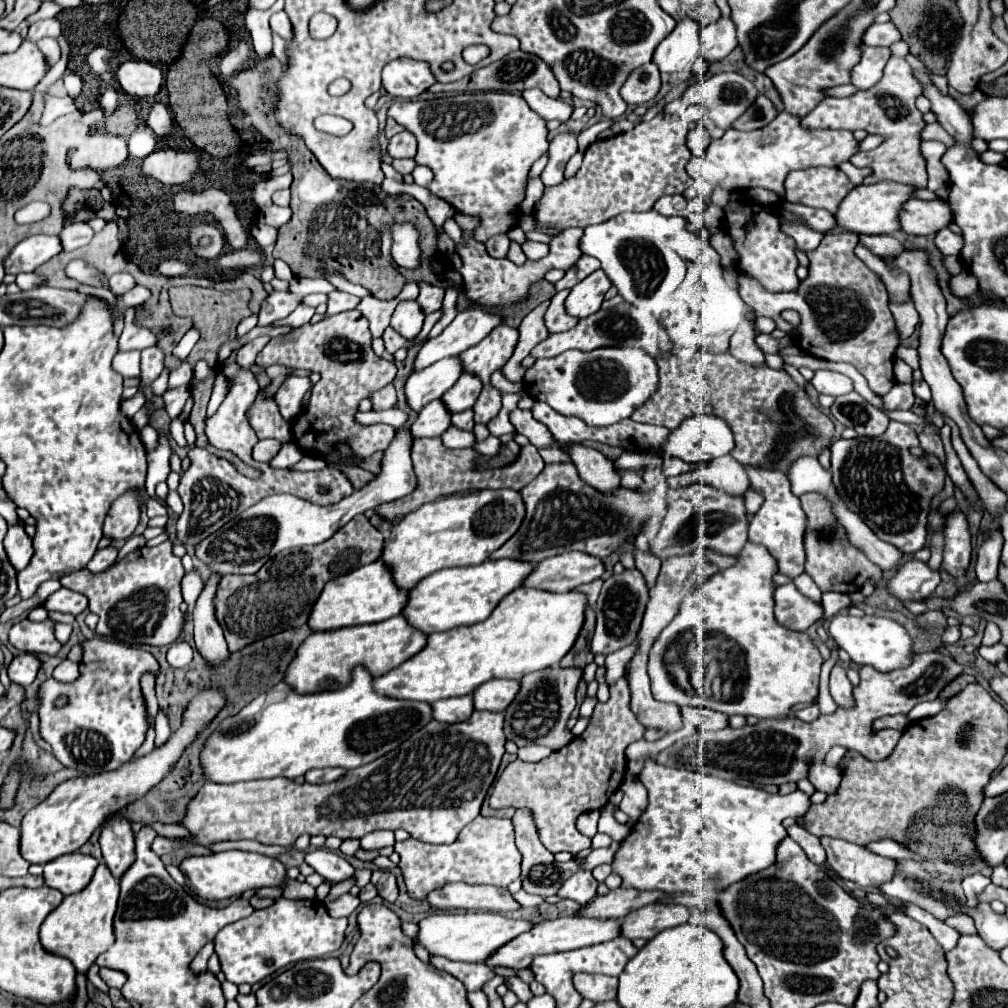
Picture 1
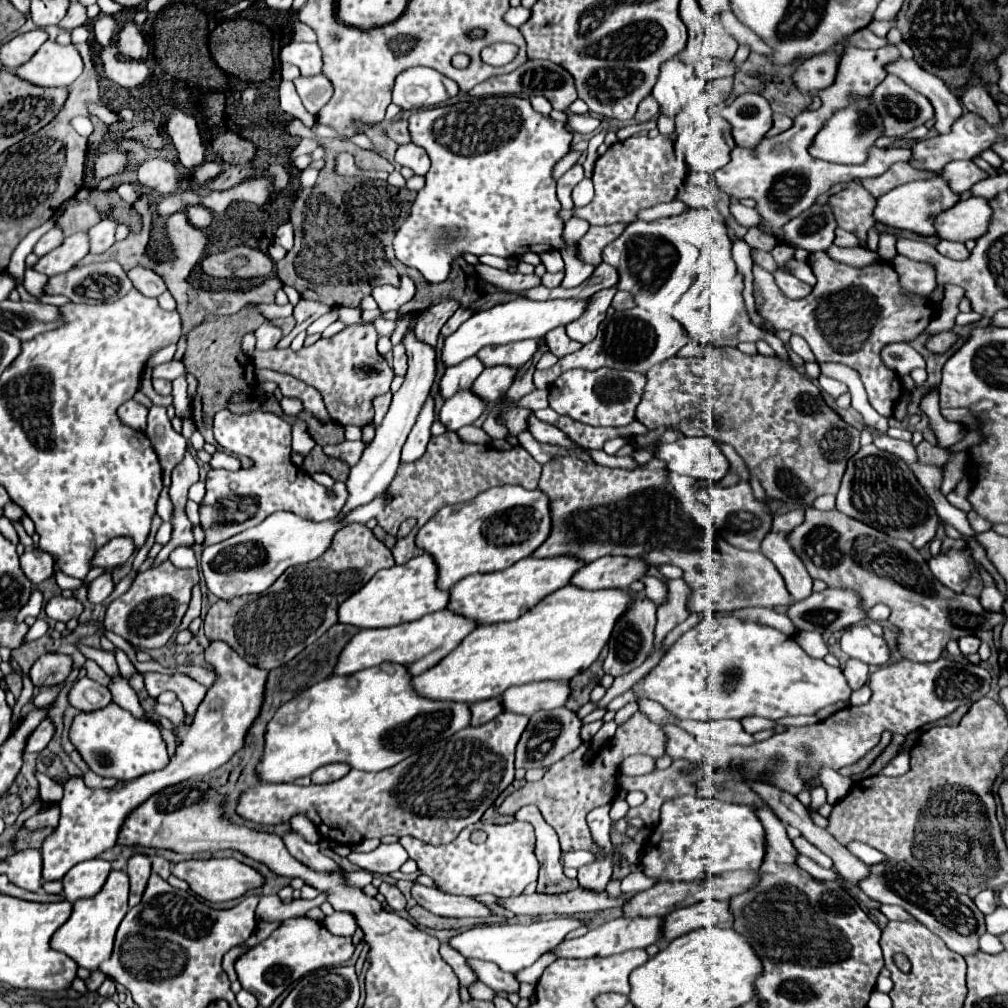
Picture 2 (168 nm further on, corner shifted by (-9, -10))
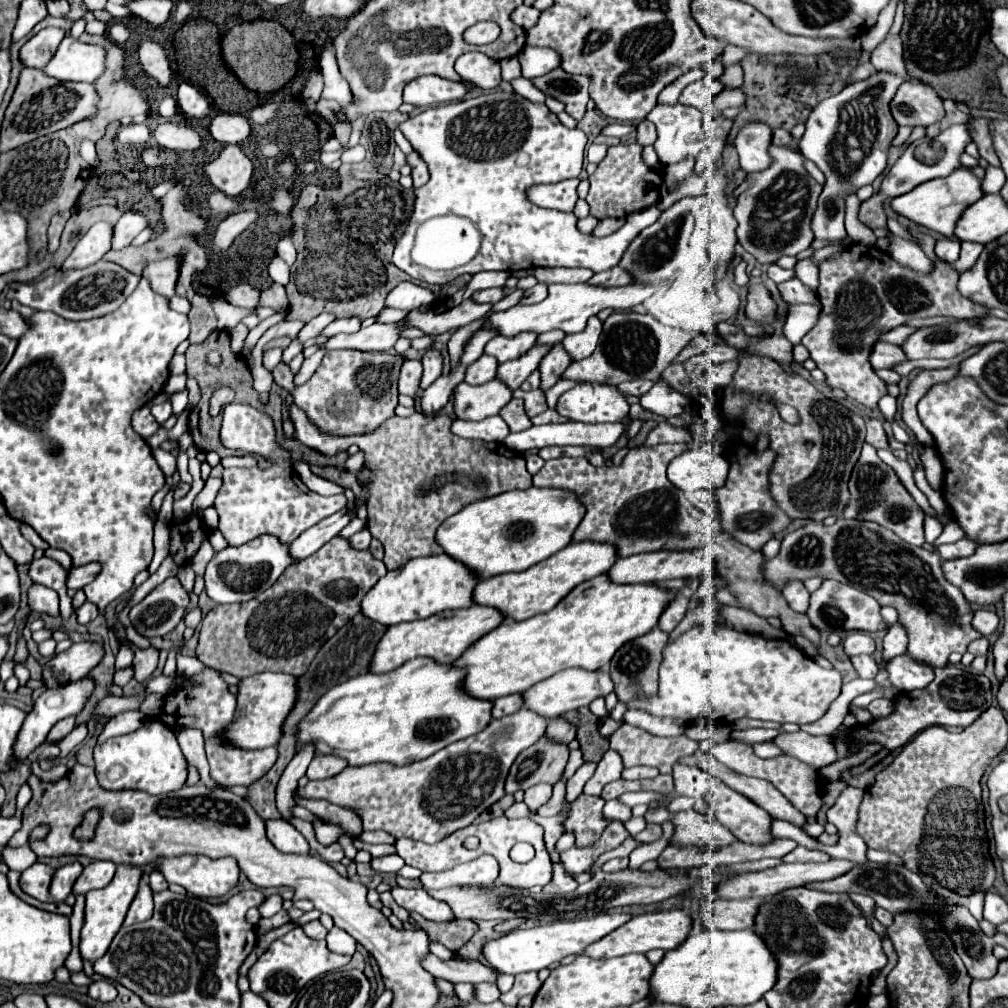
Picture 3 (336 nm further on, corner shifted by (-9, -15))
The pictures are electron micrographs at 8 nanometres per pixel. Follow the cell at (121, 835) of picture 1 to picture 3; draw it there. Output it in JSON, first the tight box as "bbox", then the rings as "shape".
{"bbox":[123,880,153,926],"shape":[[[141,880],[139,892],[129,906],[129,912],[127,912],[127,918],[125,918],[123,926],[145,922],[145,920],[151,918],[151,914],[153,914],[153,892],[151,892],[147,880]]]}

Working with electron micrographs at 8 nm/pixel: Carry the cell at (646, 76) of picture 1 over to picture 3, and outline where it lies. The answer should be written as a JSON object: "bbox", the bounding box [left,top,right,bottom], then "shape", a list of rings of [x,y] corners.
{"bbox":[635,120,657,146],"shape":[[[649,120],[639,122],[639,126],[637,126],[637,136],[635,136],[637,144],[639,144],[639,146],[651,146],[651,144],[655,142],[655,138],[657,138],[655,126],[653,126]]]}

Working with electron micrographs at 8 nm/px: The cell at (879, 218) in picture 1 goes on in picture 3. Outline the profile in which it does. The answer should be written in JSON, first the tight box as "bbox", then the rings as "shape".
{"bbox":[893,166,983,238],"shape":[[[959,166],[959,170],[955,170],[951,176],[923,182],[921,186],[913,188],[911,192],[907,192],[899,198],[893,198],[893,210],[897,214],[901,214],[901,216],[929,228],[929,230],[935,230],[935,232],[951,238],[953,230],[955,230],[955,224],[961,218],[963,210],[967,206],[971,206],[975,200],[979,200],[981,196],[983,196],[981,180],[971,172],[971,168]]]}

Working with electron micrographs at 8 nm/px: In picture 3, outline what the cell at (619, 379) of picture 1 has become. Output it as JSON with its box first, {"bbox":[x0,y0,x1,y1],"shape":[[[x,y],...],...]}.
{"bbox":[557,382,629,424],"shape":[[[585,382],[565,392],[557,402],[557,410],[569,420],[599,424],[621,422],[629,414],[629,404],[615,386]]]}

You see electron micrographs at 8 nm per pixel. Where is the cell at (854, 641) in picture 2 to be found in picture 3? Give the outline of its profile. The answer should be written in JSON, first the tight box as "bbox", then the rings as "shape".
{"bbox":[843,632,875,656],"shape":[[[849,632],[847,638],[843,640],[845,646],[845,654],[851,656],[859,656],[859,654],[873,654],[875,652],[875,640],[867,634],[867,632]]]}

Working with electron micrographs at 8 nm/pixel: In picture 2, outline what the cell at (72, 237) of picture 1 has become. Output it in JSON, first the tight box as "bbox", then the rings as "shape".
{"bbox":[87,219,117,253],"shape":[[[101,219],[97,225],[93,225],[87,235],[91,243],[91,253],[105,253],[115,243],[115,227],[117,223],[111,219]]]}

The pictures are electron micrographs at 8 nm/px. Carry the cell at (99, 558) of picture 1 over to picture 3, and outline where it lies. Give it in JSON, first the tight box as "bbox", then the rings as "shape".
{"bbox":[75,602,99,626],"shape":[[[85,602],[85,604],[83,604],[83,606],[81,606],[81,608],[79,608],[75,614],[77,614],[77,622],[85,626],[85,624],[89,624],[91,620],[95,620],[95,618],[97,618],[99,610],[97,610],[97,606],[95,606],[95,604]]]}

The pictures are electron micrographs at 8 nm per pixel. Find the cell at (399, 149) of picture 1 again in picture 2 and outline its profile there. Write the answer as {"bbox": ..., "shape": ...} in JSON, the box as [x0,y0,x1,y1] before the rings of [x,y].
{"bbox":[395,143,429,175],"shape":[[[415,143],[401,145],[395,153],[395,161],[401,167],[409,167],[415,175],[425,175],[429,171],[429,155],[425,153],[423,147],[419,147]]]}

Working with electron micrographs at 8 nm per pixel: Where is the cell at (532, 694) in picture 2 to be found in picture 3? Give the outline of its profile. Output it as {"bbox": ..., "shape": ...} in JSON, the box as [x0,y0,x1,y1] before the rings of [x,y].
{"bbox":[523,668,613,718],"shape":[[[567,668],[567,670],[543,680],[543,682],[535,684],[533,688],[529,688],[523,694],[523,698],[525,698],[525,708],[529,708],[529,710],[533,710],[545,718],[557,718],[569,710],[589,706],[595,698],[607,696],[611,690],[613,690],[613,680],[611,680],[607,670],[587,672],[583,668]]]}

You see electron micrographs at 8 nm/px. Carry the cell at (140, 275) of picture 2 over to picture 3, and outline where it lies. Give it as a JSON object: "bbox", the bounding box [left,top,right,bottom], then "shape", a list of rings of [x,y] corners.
{"bbox":[143,250,185,298],"shape":[[[185,250],[171,258],[163,258],[163,260],[147,264],[143,270],[143,278],[147,278],[151,282],[151,288],[155,292],[159,292],[167,298],[175,296],[175,286],[179,280],[179,268],[183,264],[183,256],[185,256]]]}

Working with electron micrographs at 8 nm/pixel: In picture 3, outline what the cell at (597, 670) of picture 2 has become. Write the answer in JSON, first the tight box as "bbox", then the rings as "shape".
{"bbox":[563,708,609,762],"shape":[[[579,708],[577,714],[563,716],[569,724],[577,726],[577,740],[581,744],[585,762],[599,762],[601,756],[609,750],[609,740],[599,734],[599,718],[591,714],[589,708]]]}

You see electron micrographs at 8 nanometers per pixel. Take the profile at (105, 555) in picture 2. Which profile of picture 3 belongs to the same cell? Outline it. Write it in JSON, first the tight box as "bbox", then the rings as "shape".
{"bbox":[67,562,101,590],"shape":[[[91,562],[91,564],[85,564],[85,566],[79,566],[79,568],[71,568],[69,572],[69,578],[67,578],[67,586],[73,588],[73,590],[79,590],[83,588],[85,584],[89,584],[95,574],[99,574],[101,566],[97,562]]]}

